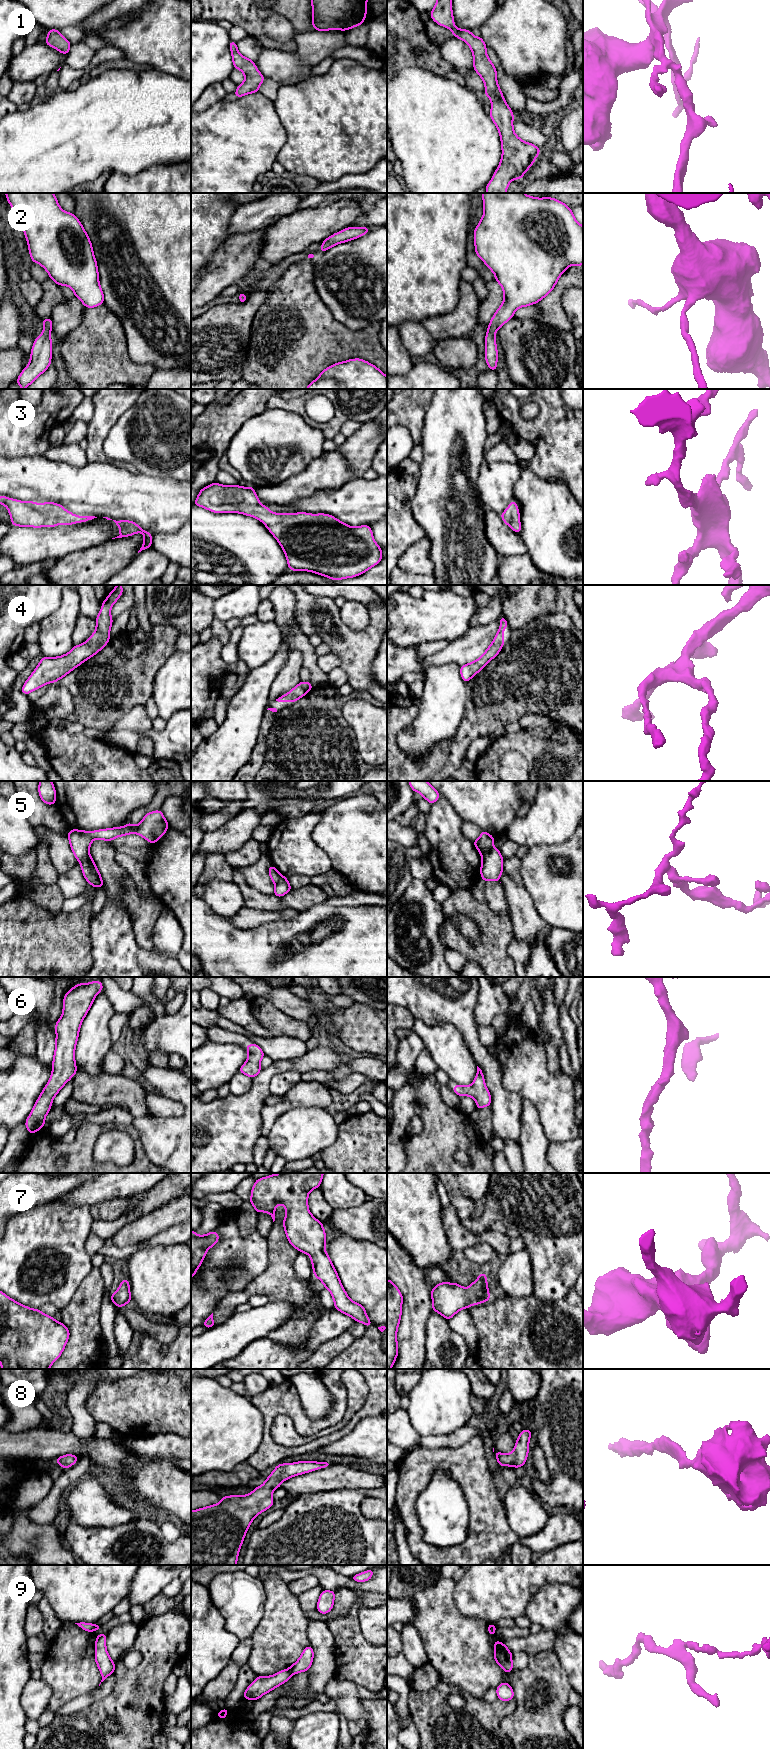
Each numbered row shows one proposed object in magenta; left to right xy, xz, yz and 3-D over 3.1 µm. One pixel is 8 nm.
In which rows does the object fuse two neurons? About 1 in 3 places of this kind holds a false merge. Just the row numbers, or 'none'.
5, 9

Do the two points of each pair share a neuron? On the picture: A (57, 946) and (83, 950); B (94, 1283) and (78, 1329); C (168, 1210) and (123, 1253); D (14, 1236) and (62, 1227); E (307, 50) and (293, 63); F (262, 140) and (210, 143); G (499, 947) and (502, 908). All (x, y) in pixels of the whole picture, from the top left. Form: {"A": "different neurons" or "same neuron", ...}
{"A": "same neuron", "B": "same neuron", "C": "different neurons", "D": "same neuron", "E": "different neurons", "F": "same neuron", "G": "different neurons"}

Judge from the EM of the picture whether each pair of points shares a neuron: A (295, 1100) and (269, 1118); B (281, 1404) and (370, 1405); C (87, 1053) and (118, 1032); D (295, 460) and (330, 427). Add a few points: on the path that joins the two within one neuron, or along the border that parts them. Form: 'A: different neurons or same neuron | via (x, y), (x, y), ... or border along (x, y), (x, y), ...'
A: same neuron | via (289, 1101), (275, 1112)
B: same neuron | via (267, 1439), (277, 1451), (298, 1451), (335, 1436)
C: different neurons | border along (113, 1014), (109, 1022), (109, 1037), (115, 1046)
D: different neurons | border along (314, 427), (317, 427), (326, 439)

